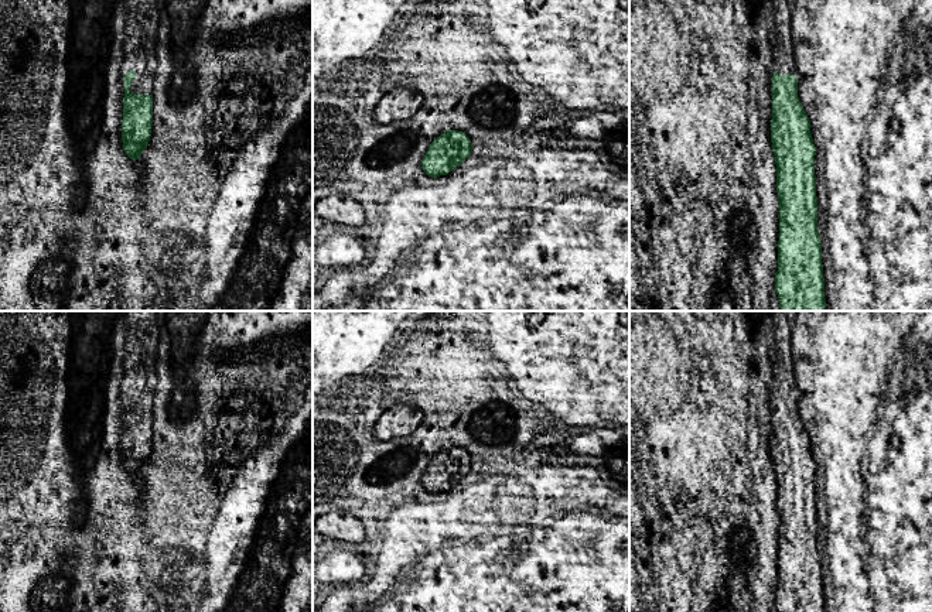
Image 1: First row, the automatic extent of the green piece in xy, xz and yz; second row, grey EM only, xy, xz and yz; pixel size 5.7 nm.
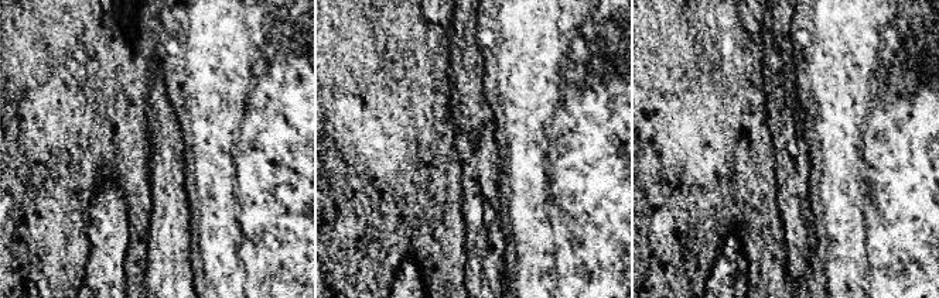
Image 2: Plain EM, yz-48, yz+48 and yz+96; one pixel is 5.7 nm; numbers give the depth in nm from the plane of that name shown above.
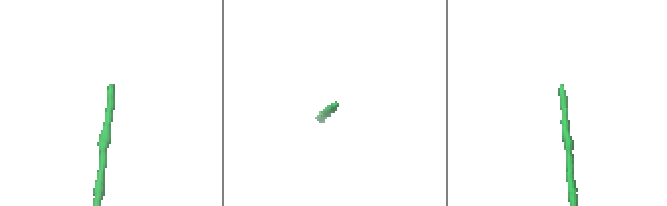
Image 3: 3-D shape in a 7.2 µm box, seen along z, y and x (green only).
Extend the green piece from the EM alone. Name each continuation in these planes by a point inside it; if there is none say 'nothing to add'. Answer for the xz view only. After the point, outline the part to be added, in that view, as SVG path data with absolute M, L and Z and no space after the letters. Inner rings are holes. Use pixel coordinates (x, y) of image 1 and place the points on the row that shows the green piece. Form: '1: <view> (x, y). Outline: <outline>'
nothing to add

